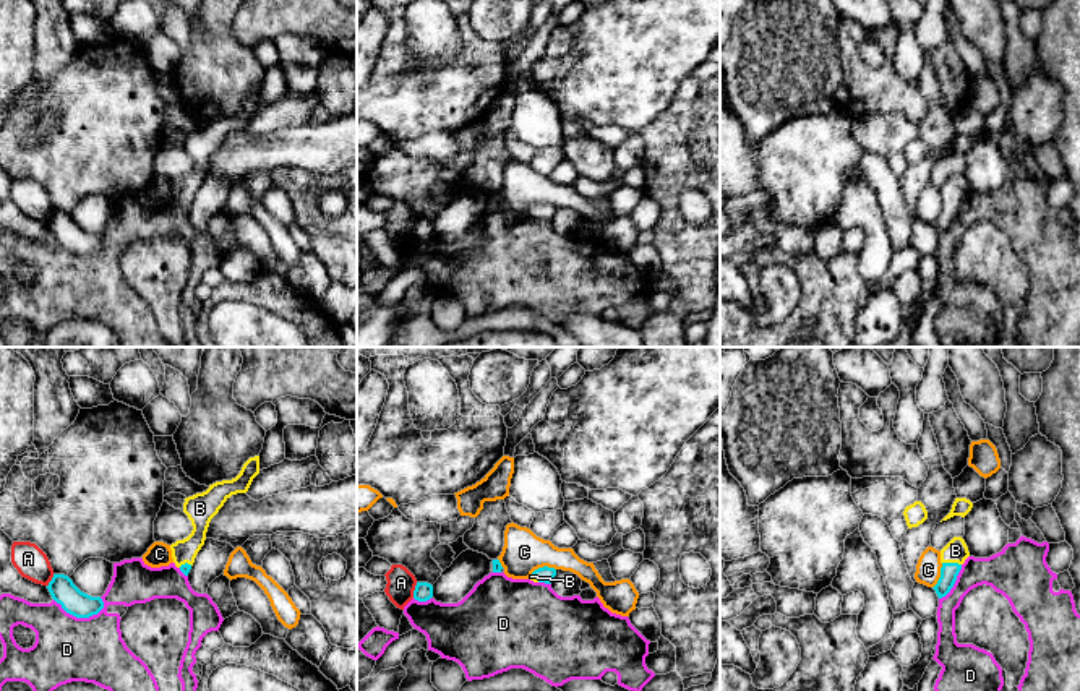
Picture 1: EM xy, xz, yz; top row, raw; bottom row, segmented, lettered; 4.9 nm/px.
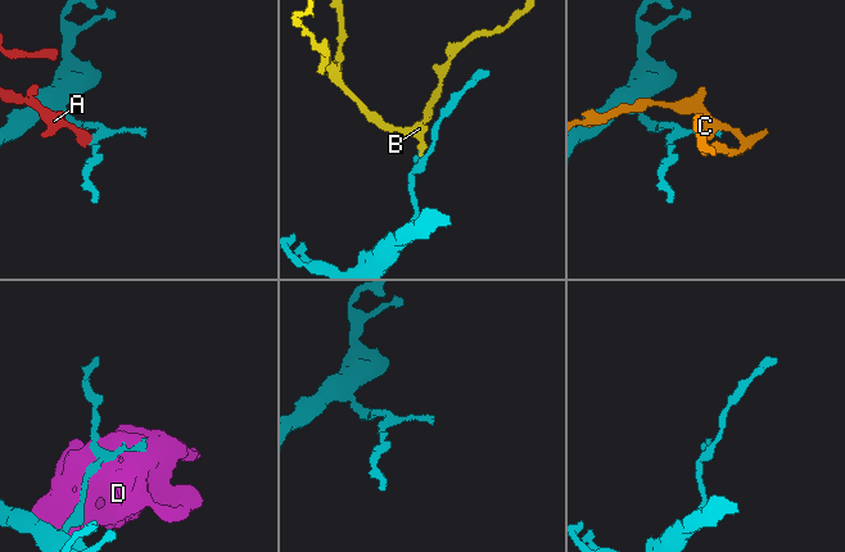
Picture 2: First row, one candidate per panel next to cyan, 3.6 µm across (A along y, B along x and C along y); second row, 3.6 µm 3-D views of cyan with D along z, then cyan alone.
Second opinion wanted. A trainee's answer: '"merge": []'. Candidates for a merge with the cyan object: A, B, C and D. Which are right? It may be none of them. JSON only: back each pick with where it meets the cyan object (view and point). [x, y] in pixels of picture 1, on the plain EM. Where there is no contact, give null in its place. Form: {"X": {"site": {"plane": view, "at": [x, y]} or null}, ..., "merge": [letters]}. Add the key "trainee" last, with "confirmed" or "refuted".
{"B": {"site": {"plane": "yz", "at": [952, 200]}}, "merge": ["B"], "trainee": "refuted"}

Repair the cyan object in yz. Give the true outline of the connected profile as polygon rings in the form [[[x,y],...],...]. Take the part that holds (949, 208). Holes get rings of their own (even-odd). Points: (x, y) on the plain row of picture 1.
[[[954,174],[941,187],[941,200],[942,200],[941,214],[937,221],[932,224],[939,235],[945,234],[950,229],[962,206],[962,201],[968,193],[970,188],[962,174]]]

